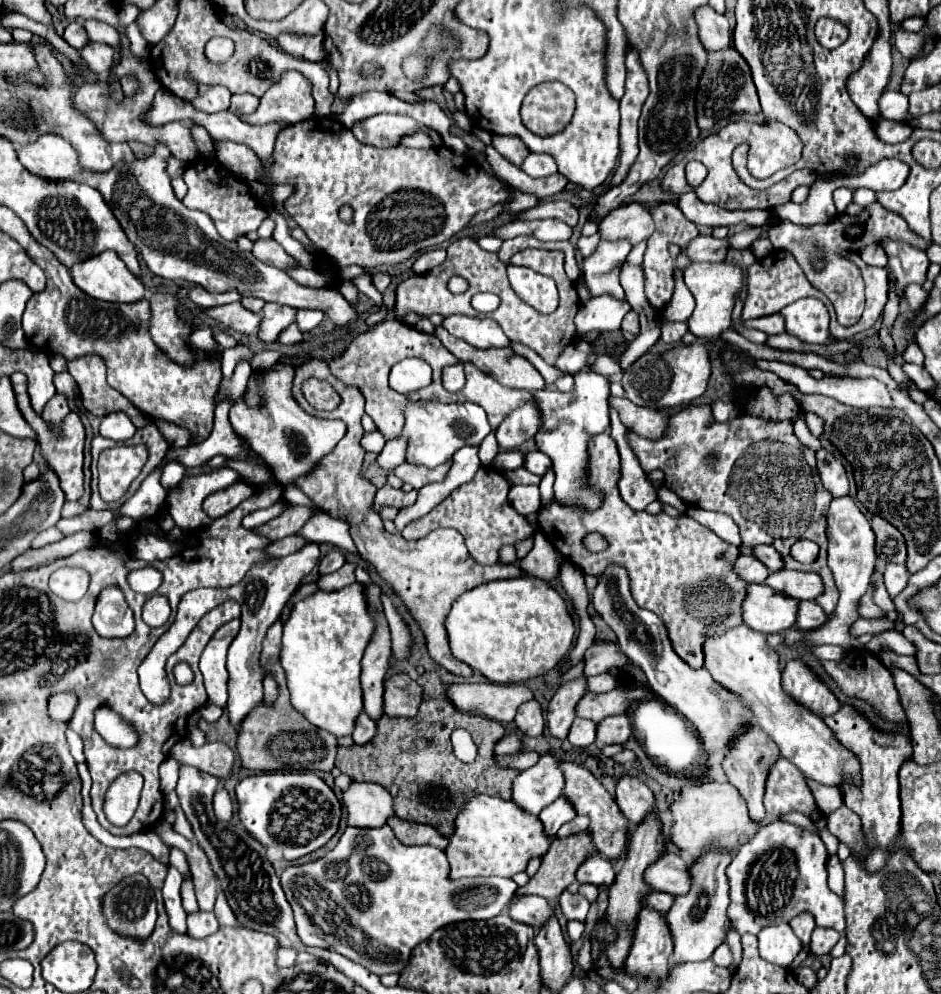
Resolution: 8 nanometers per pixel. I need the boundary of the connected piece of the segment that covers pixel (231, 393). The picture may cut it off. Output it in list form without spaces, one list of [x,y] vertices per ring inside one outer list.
[[[241,362],[241,364],[235,368],[233,376],[221,382],[221,392],[217,392],[215,402],[219,404],[219,402],[223,402],[225,398],[229,398],[231,404],[235,404],[235,402],[241,398],[241,394],[245,392],[245,388],[247,388],[247,380],[249,380],[251,372],[253,372],[251,364],[249,364],[249,362]]]

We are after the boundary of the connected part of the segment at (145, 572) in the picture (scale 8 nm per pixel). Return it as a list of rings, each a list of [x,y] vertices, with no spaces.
[[[147,566],[131,571],[127,579],[135,592],[148,595],[153,593],[161,585],[162,574],[155,568]]]

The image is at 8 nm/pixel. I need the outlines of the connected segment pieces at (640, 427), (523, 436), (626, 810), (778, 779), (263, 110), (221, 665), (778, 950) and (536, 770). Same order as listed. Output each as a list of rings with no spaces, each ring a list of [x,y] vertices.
[[[609,398],[609,404],[621,414],[623,424],[643,438],[663,438],[669,426],[669,414],[665,410],[649,410],[629,402],[627,398]]]
[[[527,402],[525,406],[513,410],[499,428],[495,430],[495,438],[503,450],[517,450],[525,440],[533,438],[533,434],[541,426],[541,416],[537,412],[535,402]]]
[[[623,774],[623,778],[617,782],[617,804],[621,806],[621,812],[631,820],[633,826],[637,826],[647,812],[653,810],[655,798],[649,786],[639,778],[631,774]]]
[[[779,758],[769,772],[763,804],[769,818],[777,818],[793,810],[811,816],[815,810],[815,800],[805,776],[785,758]]]
[[[289,70],[265,92],[257,112],[251,116],[241,116],[241,120],[253,126],[269,122],[297,124],[313,116],[313,104],[311,82],[303,74]]]
[[[231,620],[225,626],[221,626],[213,634],[209,644],[205,646],[201,660],[199,660],[199,670],[205,678],[209,702],[217,704],[221,708],[225,708],[225,704],[227,704],[227,678],[229,678],[229,674],[225,668],[225,660],[227,660],[229,646],[239,632],[239,626],[241,626],[239,620]]]
[[[773,924],[757,934],[761,958],[783,968],[791,968],[801,952],[801,940],[793,934],[789,924]]]
[[[549,750],[533,768],[523,770],[513,782],[513,802],[529,814],[539,814],[545,806],[555,802],[565,784],[559,764],[561,760]]]

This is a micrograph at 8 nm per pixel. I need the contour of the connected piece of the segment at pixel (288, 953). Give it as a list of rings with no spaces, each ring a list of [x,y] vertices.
[[[281,948],[277,952],[276,964],[280,968],[289,967],[295,963],[295,950],[293,948]]]

